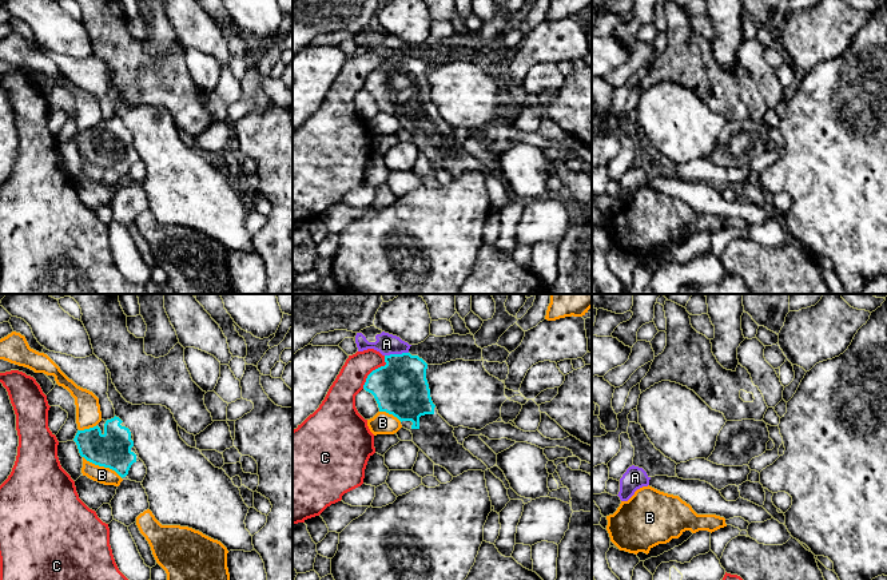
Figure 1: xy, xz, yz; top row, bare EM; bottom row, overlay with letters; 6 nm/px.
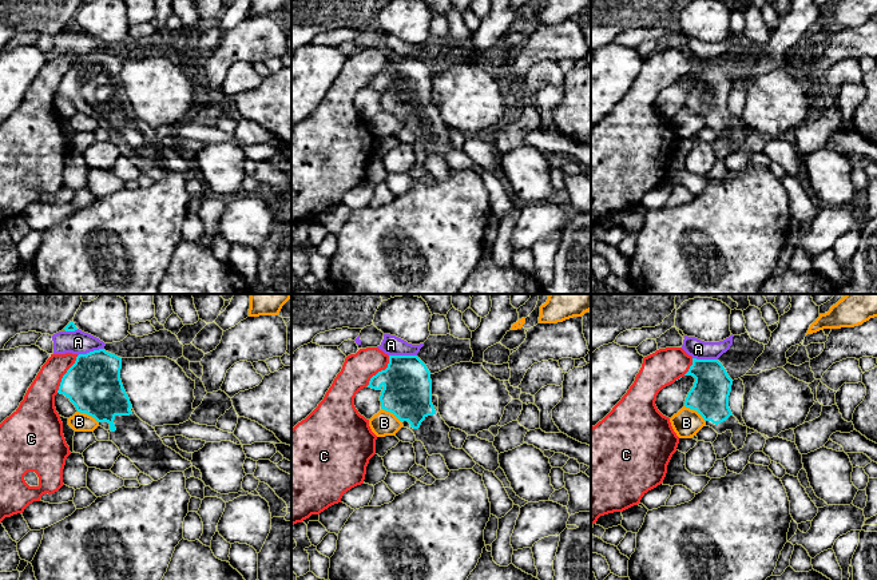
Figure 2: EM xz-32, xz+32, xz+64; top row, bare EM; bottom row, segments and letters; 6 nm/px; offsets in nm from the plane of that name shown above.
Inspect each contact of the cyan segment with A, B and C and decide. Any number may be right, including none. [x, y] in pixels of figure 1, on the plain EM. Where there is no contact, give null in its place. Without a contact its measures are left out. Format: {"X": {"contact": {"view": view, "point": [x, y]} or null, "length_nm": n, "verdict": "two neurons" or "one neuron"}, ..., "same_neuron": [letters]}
{"A": {"contact": {"view": "xz", "point": [396, 55]}, "length_nm": 150, "verdict": "two neurons"}, "B": {"contact": {"view": "xy", "point": [103, 166]}, "length_nm": 280, "verdict": "two neurons"}, "C": {"contact": {"view": "xz", "point": [376, 70]}, "length_nm": 240, "verdict": "two neurons"}, "same_neuron": []}

